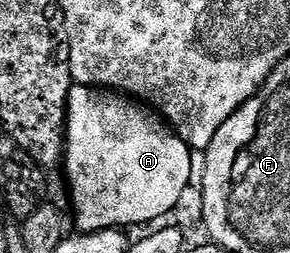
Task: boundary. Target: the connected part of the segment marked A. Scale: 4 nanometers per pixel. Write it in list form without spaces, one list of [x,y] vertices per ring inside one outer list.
[[[76,85],[68,94],[66,150],[62,167],[68,170],[68,183],[72,186],[77,232],[125,229],[135,223],[152,223],[170,214],[179,205],[192,179],[192,158],[192,148],[145,104],[121,92],[102,87]]]

